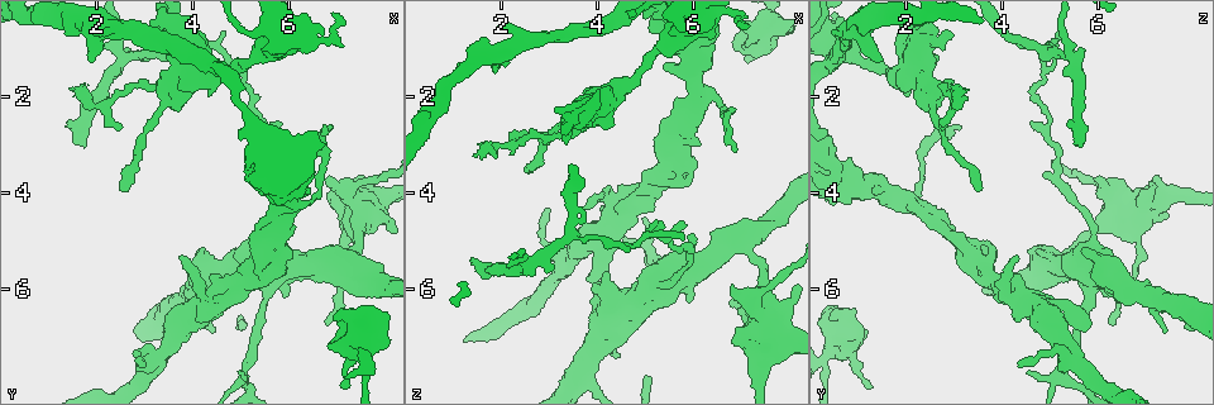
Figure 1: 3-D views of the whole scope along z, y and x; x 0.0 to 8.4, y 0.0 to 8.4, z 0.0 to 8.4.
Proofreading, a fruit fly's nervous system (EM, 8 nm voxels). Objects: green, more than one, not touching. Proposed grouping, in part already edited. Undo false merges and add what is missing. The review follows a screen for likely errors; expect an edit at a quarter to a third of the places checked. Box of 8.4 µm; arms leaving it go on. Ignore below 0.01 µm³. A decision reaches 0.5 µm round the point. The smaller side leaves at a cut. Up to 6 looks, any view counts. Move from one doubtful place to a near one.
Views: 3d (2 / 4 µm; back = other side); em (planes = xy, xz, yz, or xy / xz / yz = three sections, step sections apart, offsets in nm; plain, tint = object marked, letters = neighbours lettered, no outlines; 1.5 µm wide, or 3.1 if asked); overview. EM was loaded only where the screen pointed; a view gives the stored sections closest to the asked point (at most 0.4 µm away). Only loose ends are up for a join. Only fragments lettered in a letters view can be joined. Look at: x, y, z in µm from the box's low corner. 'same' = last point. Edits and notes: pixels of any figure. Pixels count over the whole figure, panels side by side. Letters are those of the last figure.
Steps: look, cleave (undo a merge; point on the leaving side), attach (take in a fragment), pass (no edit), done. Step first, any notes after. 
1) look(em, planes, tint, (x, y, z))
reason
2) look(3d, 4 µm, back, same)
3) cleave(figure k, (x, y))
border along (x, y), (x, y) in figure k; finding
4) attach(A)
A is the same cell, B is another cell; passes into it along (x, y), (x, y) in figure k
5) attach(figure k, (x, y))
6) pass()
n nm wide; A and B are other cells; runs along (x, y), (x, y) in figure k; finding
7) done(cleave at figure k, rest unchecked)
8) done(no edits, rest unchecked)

look(3d, 2 µm, (7.50, 4.85, 5.85))
thick turns thin

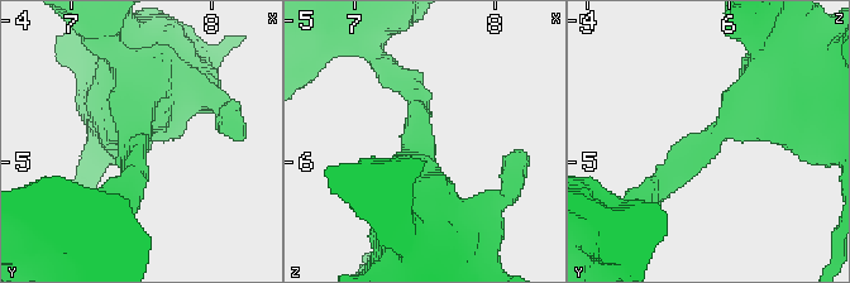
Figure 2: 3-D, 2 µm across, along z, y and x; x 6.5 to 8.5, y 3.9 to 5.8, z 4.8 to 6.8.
look(em, planes, tint, (7.46, 4.82, 5.88))
arms of 200, 700 nm

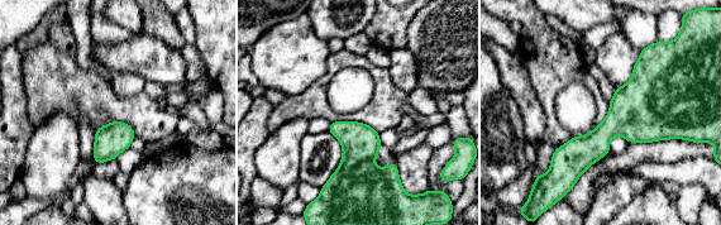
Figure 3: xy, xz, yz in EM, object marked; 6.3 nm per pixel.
look(em, planes, letters, same)

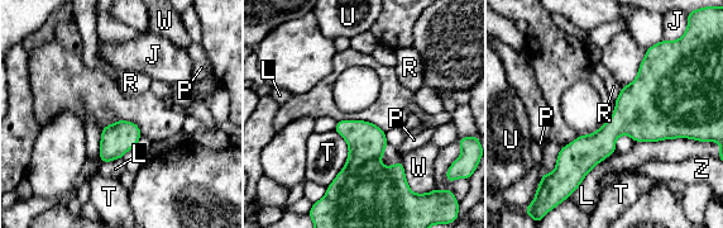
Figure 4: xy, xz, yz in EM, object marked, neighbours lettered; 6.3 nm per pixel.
pass()
200 nm wide; J, L, P, R, T, U, W and Z are other cells; all the same neuron

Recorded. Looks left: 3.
look(3d, 4 µm, (2.95, 7.50, 4.40))
branch stops here

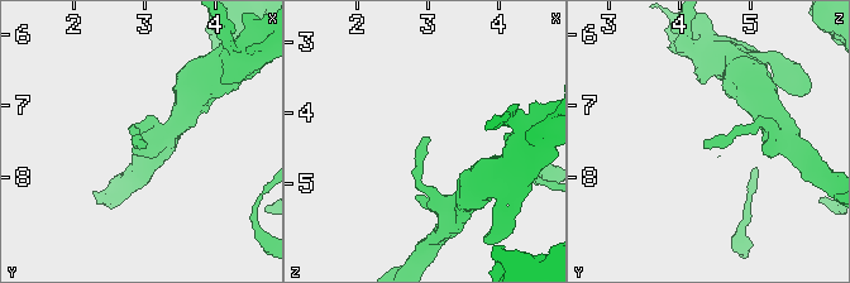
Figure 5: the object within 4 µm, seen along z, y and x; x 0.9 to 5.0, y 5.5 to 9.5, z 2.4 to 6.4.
look(em, xy, step 4, letters, (3.00, 7.55, 4.35))

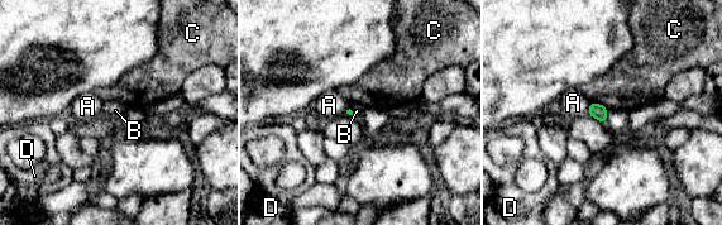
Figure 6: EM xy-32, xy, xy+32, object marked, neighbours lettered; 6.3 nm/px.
look(em, planes, letters, same)
cut it another way

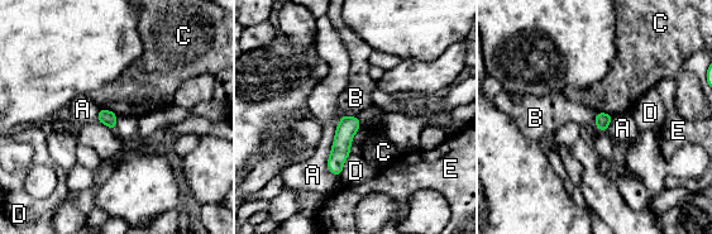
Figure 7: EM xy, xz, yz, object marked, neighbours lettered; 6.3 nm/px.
pass()
A, B, C, D and E are other cells; runs along (354, 119), (344, 133), (335, 171) in figure 7; no lettered fragment goes on from it

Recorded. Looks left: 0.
done(no edits, rest unchecked)

